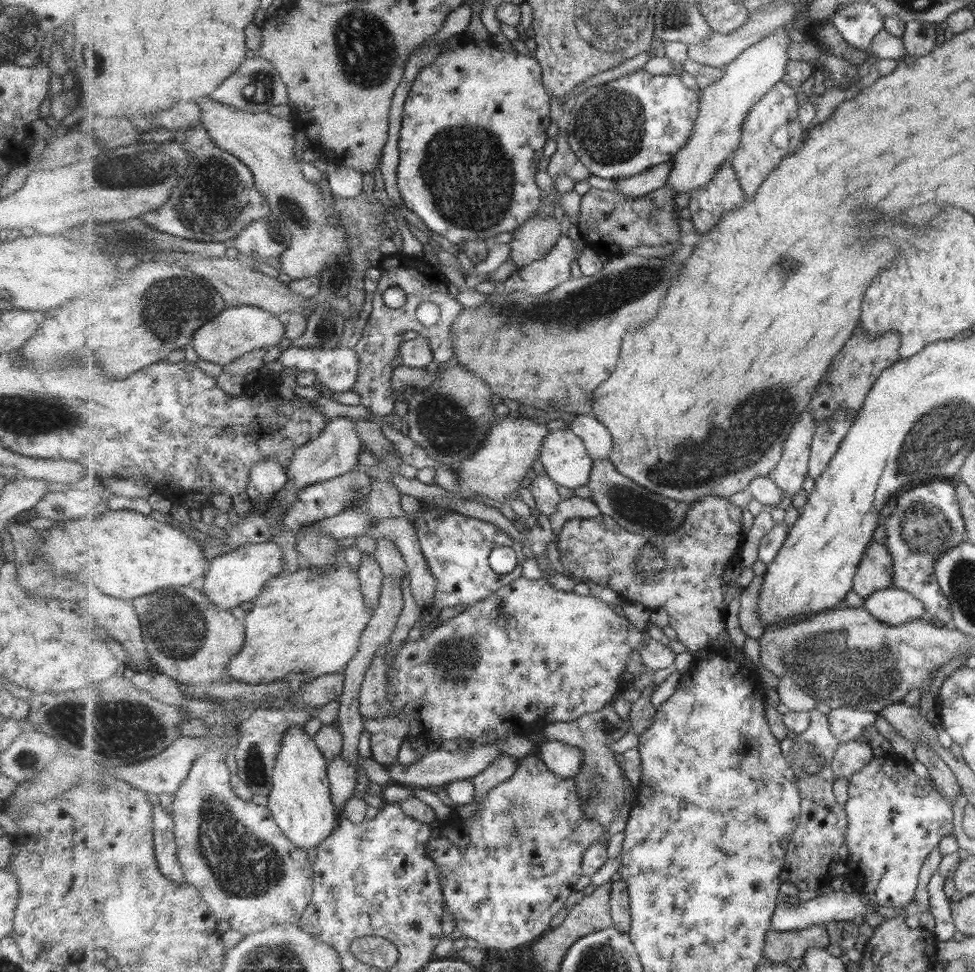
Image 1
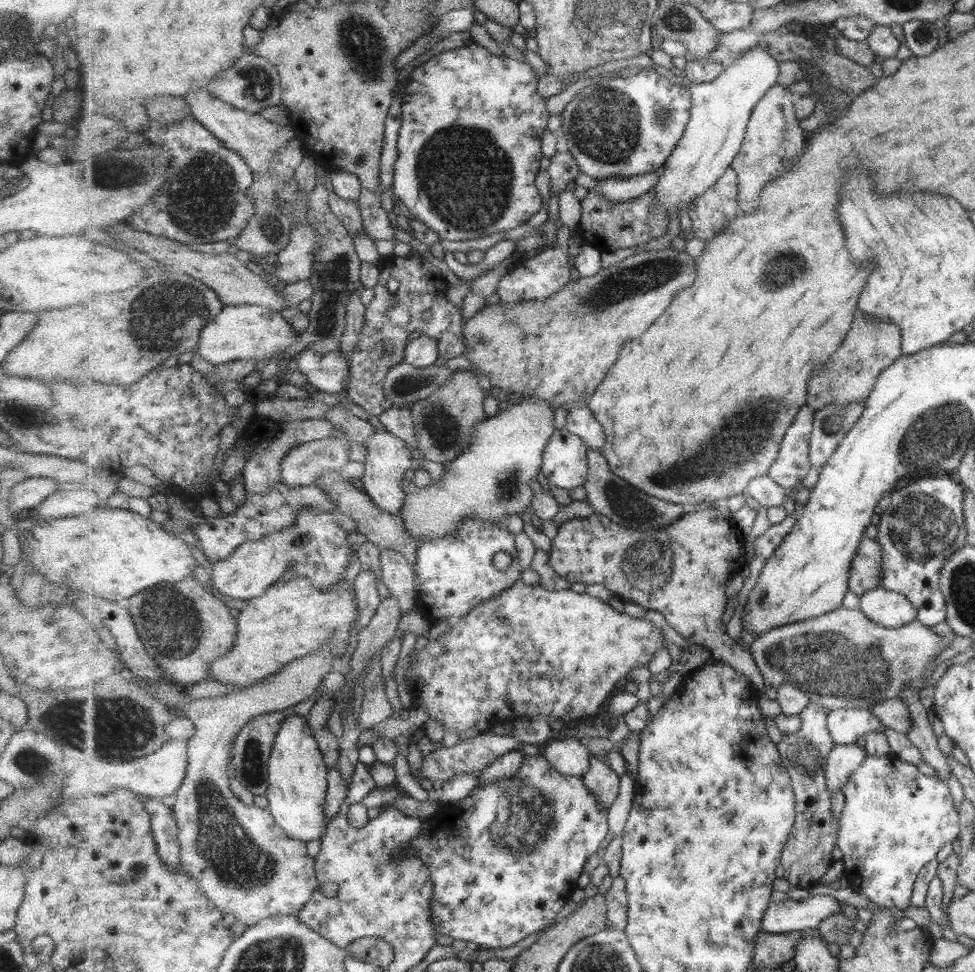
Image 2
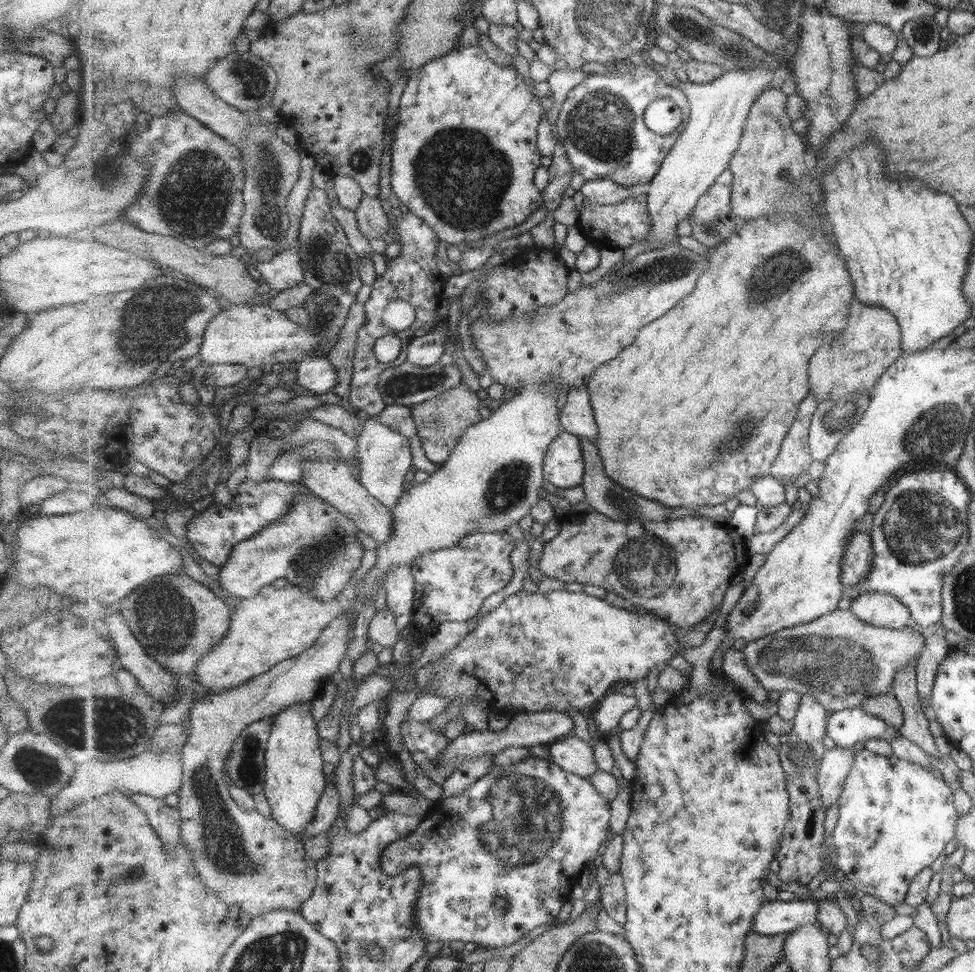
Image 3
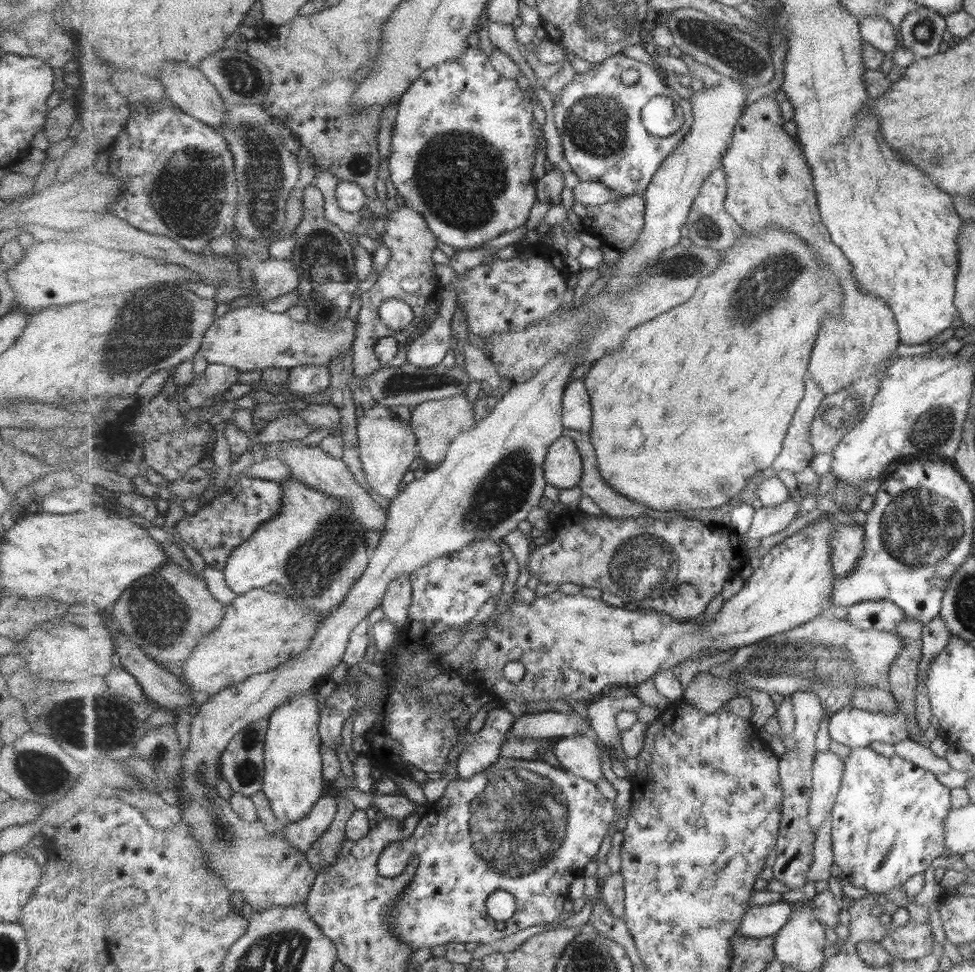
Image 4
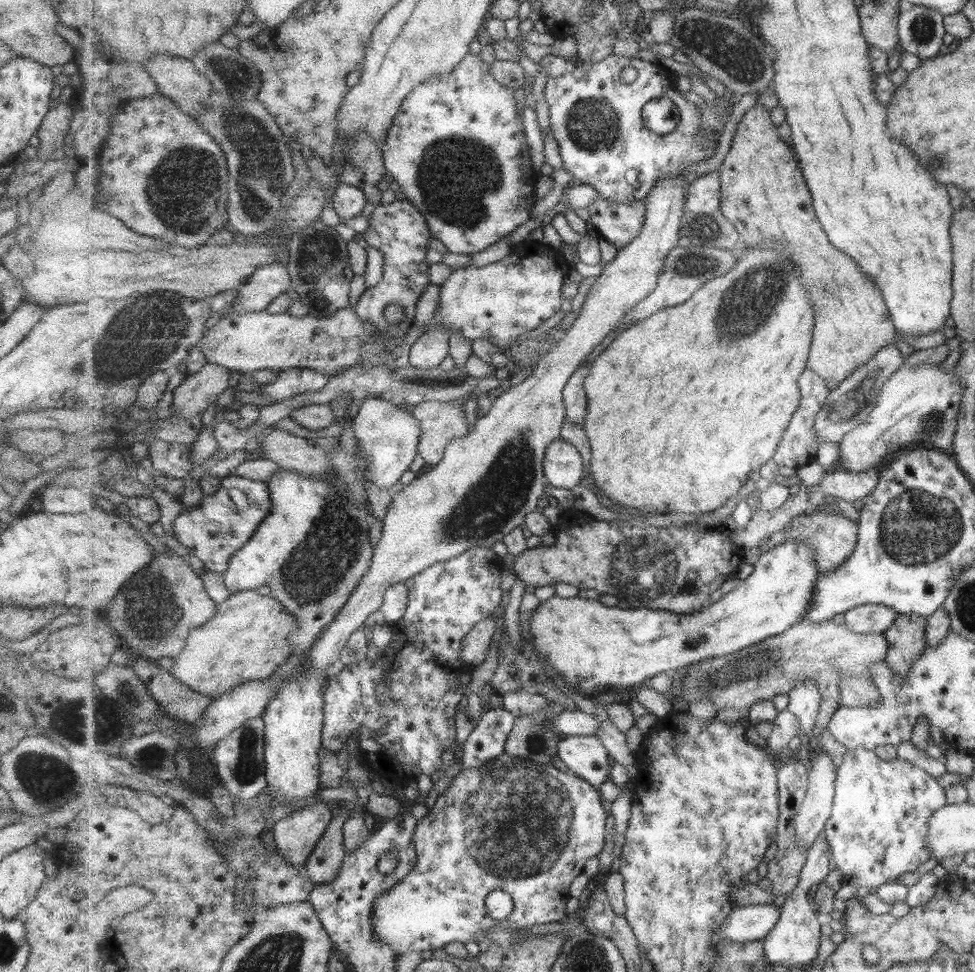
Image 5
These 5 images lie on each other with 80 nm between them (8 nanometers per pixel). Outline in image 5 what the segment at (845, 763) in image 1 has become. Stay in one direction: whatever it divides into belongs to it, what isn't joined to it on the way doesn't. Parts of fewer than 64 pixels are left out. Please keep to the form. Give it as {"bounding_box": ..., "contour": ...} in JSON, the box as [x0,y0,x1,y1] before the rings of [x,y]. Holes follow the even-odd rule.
{"bounding_box":[795,750,838,848],"contour":[[[823,750],[810,770],[810,785],[805,802],[799,807],[795,820],[796,844],[800,848],[811,848],[827,827],[834,798],[836,795],[836,780],[838,767],[833,764],[833,758]]]}

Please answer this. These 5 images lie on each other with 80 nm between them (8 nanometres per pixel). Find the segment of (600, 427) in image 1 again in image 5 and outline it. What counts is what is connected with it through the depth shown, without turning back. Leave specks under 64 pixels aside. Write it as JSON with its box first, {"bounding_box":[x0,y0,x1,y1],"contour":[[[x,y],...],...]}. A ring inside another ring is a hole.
{"bounding_box":[564,363,593,426],"contour":[[[589,363],[584,367],[579,367],[571,376],[570,381],[566,384],[564,390],[564,403],[566,406],[566,418],[574,423],[584,426],[587,416],[588,398],[584,387],[584,382],[593,363]]]}

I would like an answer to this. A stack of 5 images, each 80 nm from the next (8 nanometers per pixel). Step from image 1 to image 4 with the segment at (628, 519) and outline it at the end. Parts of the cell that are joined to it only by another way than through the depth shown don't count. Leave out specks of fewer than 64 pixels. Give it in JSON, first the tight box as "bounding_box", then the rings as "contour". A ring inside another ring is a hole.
{"bounding_box":[564,428,652,521],"contour":[[[566,428],[564,435],[573,438],[582,453],[584,475],[579,486],[585,495],[611,517],[639,521],[649,516],[649,509],[652,508],[627,498],[606,483],[606,479],[602,477],[602,471],[599,470],[598,455],[589,433]]]}

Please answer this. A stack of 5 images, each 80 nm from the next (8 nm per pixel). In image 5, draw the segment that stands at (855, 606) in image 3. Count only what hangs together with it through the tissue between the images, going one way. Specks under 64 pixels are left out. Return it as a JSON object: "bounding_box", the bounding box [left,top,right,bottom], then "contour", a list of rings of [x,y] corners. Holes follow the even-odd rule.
{"bounding_box":[844,605,898,634],"contour":[[[864,605],[844,614],[847,627],[859,634],[879,634],[894,624],[898,614],[883,605]]]}

